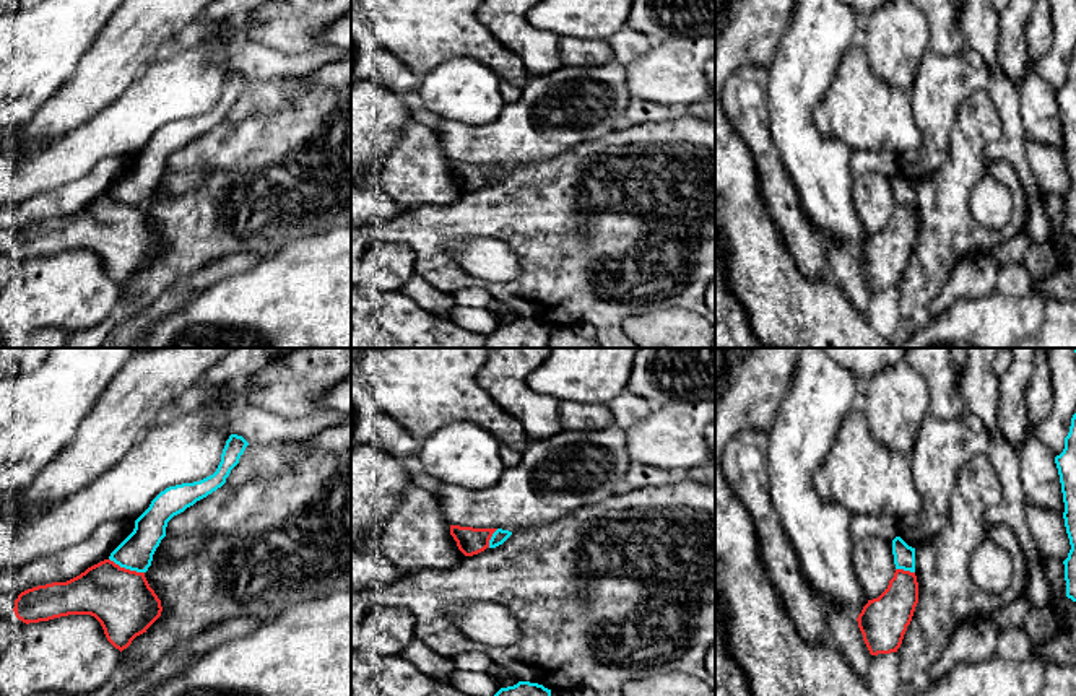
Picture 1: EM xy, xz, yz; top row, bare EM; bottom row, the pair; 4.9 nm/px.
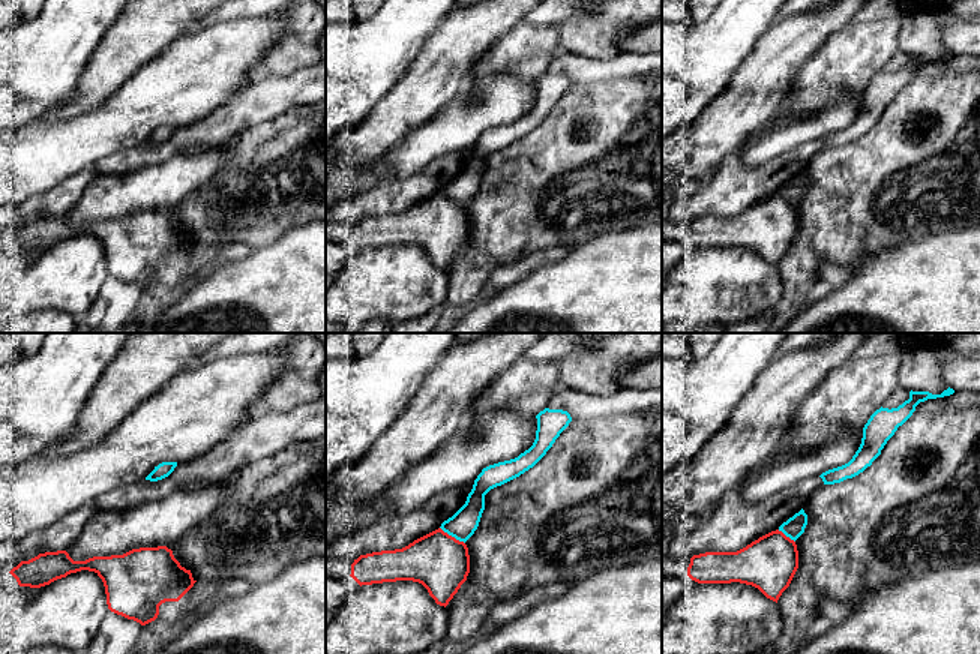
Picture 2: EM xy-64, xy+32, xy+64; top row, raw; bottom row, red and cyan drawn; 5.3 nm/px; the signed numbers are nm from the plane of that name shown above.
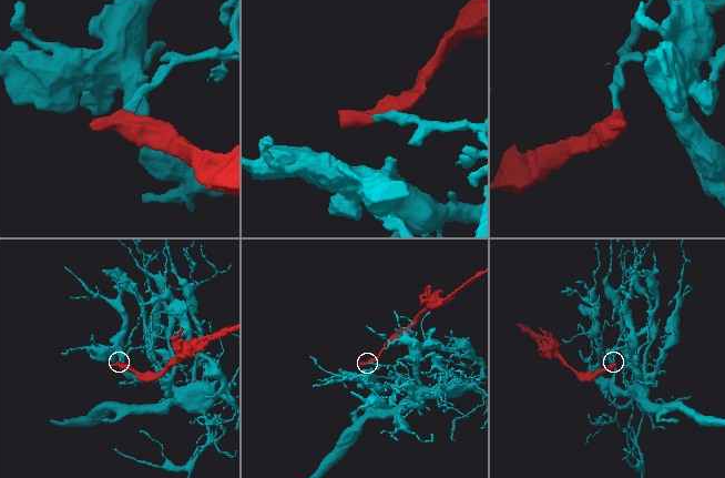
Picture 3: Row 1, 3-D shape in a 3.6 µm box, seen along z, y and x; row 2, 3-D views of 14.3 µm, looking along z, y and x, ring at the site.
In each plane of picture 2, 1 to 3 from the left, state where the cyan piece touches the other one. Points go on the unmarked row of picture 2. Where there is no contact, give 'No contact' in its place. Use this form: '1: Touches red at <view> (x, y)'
1: No contact
2: Touches red at xy+32 (450, 200)
3: Touches red at xy+64 (785, 200)

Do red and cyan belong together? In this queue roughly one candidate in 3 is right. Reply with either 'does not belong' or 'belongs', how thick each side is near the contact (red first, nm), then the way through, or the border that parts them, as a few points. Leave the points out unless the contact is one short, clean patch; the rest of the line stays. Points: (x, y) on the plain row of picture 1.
does not belong | 300/170 nm | along xy (109, 194), (121, 202), (143, 208)

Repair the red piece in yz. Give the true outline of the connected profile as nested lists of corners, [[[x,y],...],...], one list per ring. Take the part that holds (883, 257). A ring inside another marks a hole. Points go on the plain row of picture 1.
[[[896,205],[887,224],[863,242],[858,263],[871,291],[897,288],[918,239],[915,208]]]

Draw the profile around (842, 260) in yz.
[[[822,236],[826,246],[831,276],[839,283],[852,304],[866,312],[871,298],[871,289],[863,276],[857,254],[837,237]]]

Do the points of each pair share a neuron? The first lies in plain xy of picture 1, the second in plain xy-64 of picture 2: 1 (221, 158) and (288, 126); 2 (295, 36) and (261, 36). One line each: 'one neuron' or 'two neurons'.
1: one neuron
2: two neurons

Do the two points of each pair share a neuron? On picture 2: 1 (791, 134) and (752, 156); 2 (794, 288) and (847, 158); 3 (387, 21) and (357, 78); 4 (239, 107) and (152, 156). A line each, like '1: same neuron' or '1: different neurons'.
1: same neuron
2: same neuron
3: same neuron
4: same neuron

